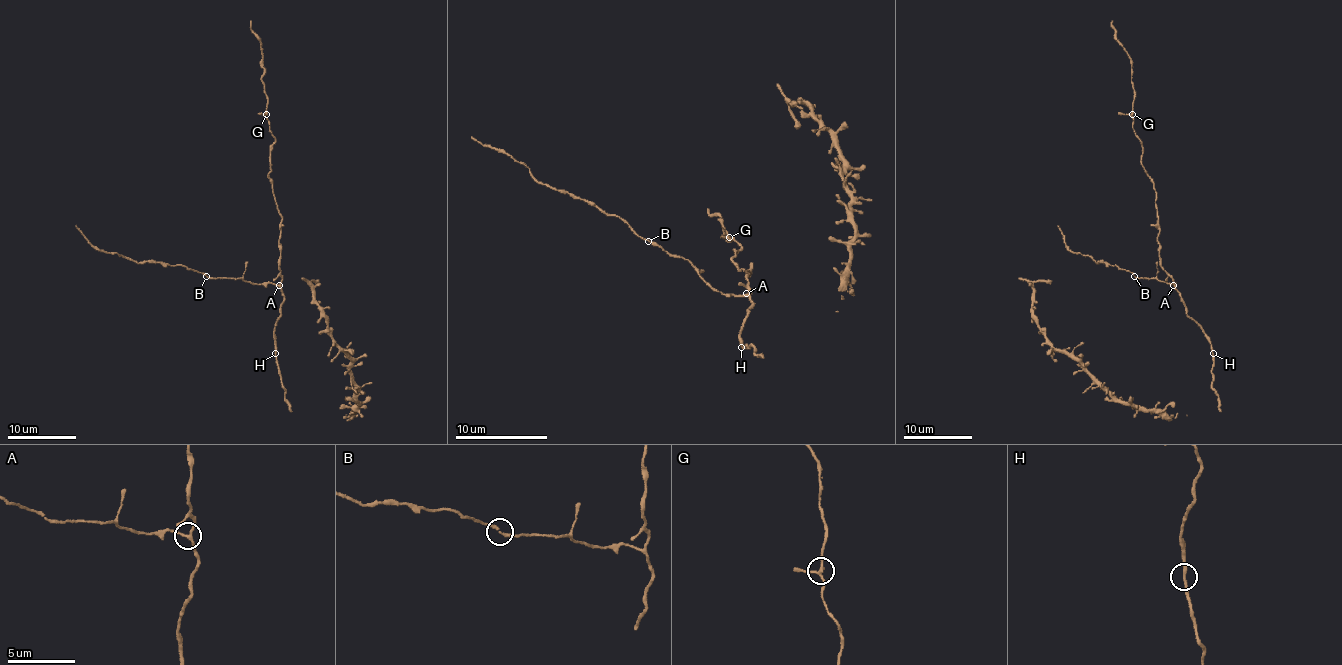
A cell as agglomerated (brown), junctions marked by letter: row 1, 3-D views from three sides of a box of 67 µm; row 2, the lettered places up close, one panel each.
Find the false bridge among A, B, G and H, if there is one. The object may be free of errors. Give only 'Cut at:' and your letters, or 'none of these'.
Cut at: none of these

